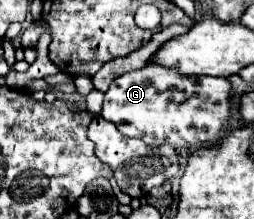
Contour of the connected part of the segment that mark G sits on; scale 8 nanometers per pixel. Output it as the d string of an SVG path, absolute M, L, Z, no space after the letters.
M148 62L140 70L126 72L110 84L100 116L114 122L124 136L140 138L148 146L170 144L176 150L198 150L216 146L222 140L232 110L232 84L228 78L180 76L176 68Z

